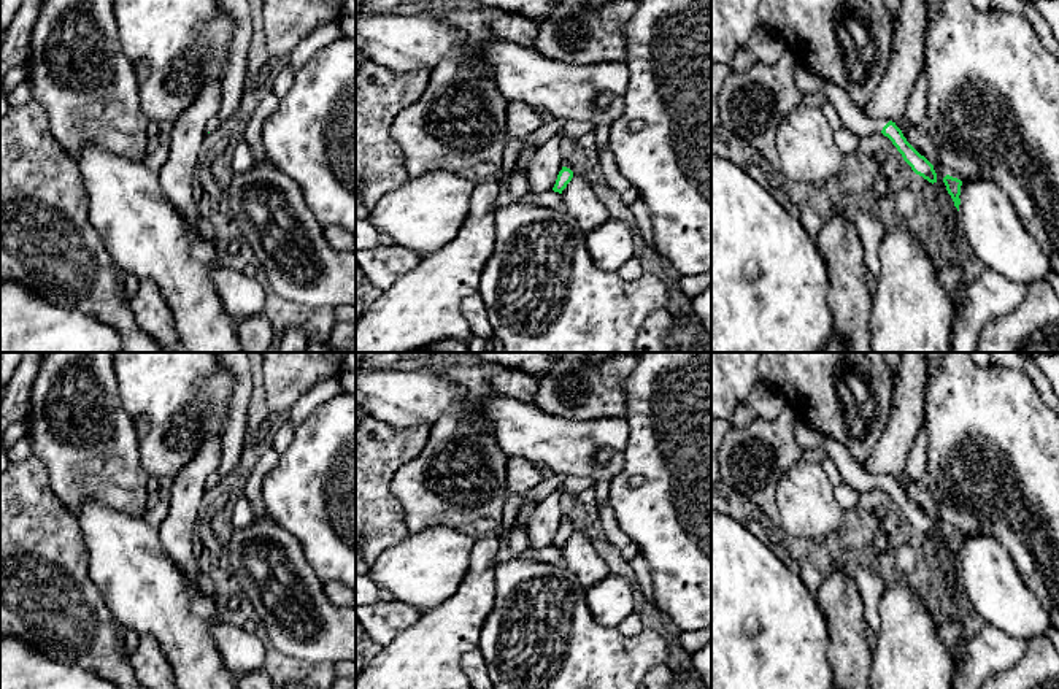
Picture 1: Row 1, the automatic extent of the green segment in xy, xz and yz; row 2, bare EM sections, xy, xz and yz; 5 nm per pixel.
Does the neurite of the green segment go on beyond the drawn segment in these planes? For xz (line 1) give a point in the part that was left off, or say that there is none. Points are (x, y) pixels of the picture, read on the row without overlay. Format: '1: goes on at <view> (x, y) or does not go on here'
1: goes on at xz (567, 500)

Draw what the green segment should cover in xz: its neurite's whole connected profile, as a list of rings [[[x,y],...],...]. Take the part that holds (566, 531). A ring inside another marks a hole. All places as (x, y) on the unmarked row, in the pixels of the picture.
[[[564,492],[559,495],[559,502],[560,502],[560,508],[562,508],[562,521],[564,522],[557,530],[557,535],[556,535],[553,546],[562,549],[562,546],[567,543],[567,540],[573,533],[573,527],[570,525],[568,516],[576,503],[576,495]]]

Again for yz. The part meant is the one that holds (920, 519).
[[[800,414],[795,418],[795,440],[803,451],[824,449],[835,462],[843,481],[857,492],[881,487],[892,497],[916,530],[932,540],[937,538],[934,521],[907,497],[895,478],[868,473],[865,464],[857,462],[843,445],[829,440]]]

